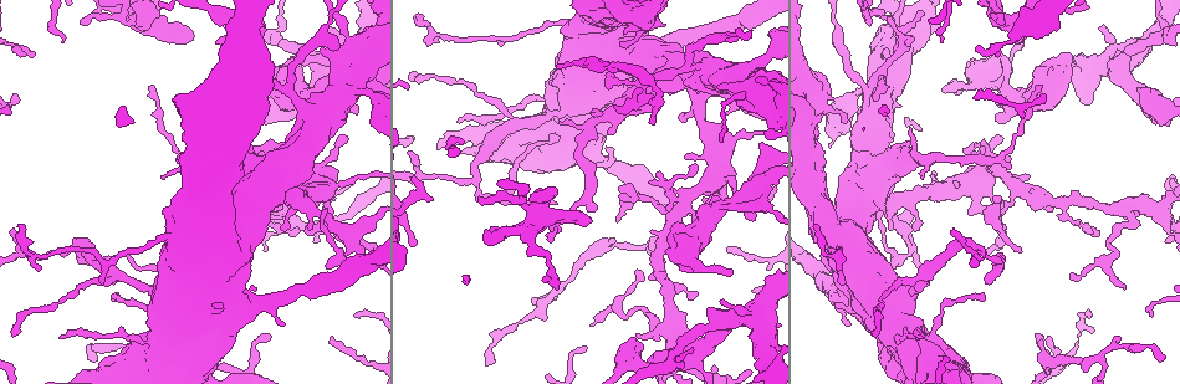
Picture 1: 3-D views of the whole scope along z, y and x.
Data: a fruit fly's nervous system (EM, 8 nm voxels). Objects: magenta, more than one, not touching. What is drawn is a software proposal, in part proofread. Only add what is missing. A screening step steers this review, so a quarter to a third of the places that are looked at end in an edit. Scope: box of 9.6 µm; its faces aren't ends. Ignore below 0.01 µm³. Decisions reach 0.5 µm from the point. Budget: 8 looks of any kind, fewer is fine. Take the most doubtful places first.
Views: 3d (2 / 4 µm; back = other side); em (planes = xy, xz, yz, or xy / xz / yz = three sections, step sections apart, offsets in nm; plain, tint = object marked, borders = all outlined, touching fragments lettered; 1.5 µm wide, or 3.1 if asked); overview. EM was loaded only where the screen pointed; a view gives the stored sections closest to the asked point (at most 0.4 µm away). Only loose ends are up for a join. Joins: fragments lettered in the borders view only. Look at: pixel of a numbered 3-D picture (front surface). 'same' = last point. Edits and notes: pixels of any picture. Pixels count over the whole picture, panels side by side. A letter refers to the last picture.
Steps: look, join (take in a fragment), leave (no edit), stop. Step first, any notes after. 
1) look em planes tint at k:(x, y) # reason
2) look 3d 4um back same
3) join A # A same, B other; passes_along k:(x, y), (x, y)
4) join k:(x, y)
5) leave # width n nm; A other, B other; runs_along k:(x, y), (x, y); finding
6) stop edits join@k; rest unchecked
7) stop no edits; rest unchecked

look em planes borders at 1:(97, 359)

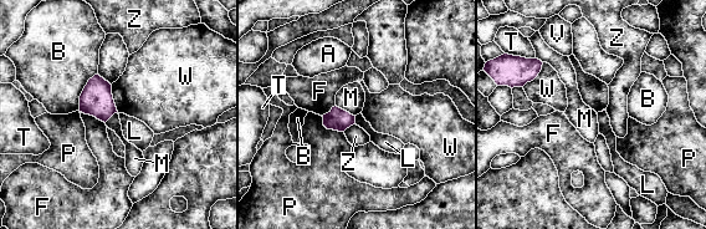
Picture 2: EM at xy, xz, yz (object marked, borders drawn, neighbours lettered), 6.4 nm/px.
leave # longest_contact B 280 nm; A other, B other, F other, L other, M other, P other, T other, V other, W other, Z other; no lettered fragment goes on from it

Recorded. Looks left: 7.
look em planes borders at 1:(667, 53) # thick end

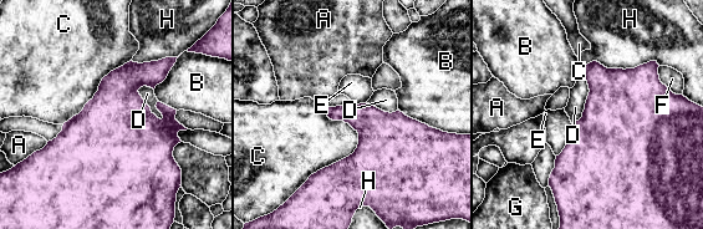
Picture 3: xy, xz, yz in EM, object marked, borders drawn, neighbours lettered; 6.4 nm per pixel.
leave # A other, B other, C other, D other, E other, F other, G other, H other; border 3:(329, 107), (357, 147), (302, 183); no lettered fragment goes on from it

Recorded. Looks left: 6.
look 3d 2um at 1:(735, 38) # branch stops here

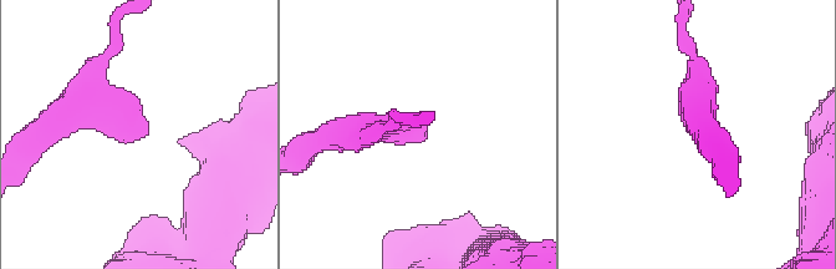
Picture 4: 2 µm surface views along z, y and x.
look em planes borders at 4:(423, 139)

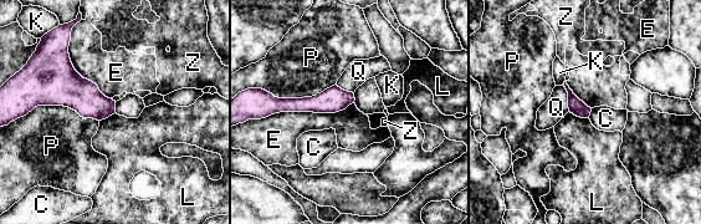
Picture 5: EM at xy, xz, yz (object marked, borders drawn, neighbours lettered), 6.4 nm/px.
leave # C other, E other, K other, L other, P other, Q other, Z other; border 5:(592, 108), (588, 117); none of them fits

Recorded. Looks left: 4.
look em xy step 4 borders at 1:(596, 110)

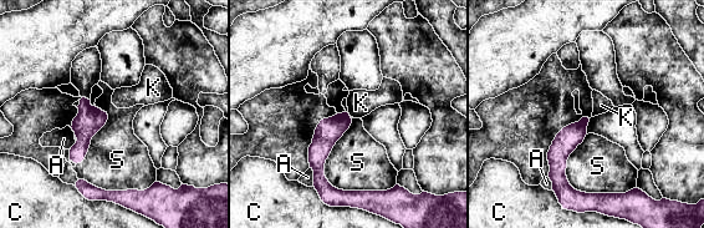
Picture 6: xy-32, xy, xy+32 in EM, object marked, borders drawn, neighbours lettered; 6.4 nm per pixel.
leave # width 140 nm; A other, C other, K other, S other; runs_along 6:(345, 115), (319, 151), (319, 178), (335, 192); no lettered fragment goes on from it

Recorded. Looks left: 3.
stop no edits; rest unchecked

